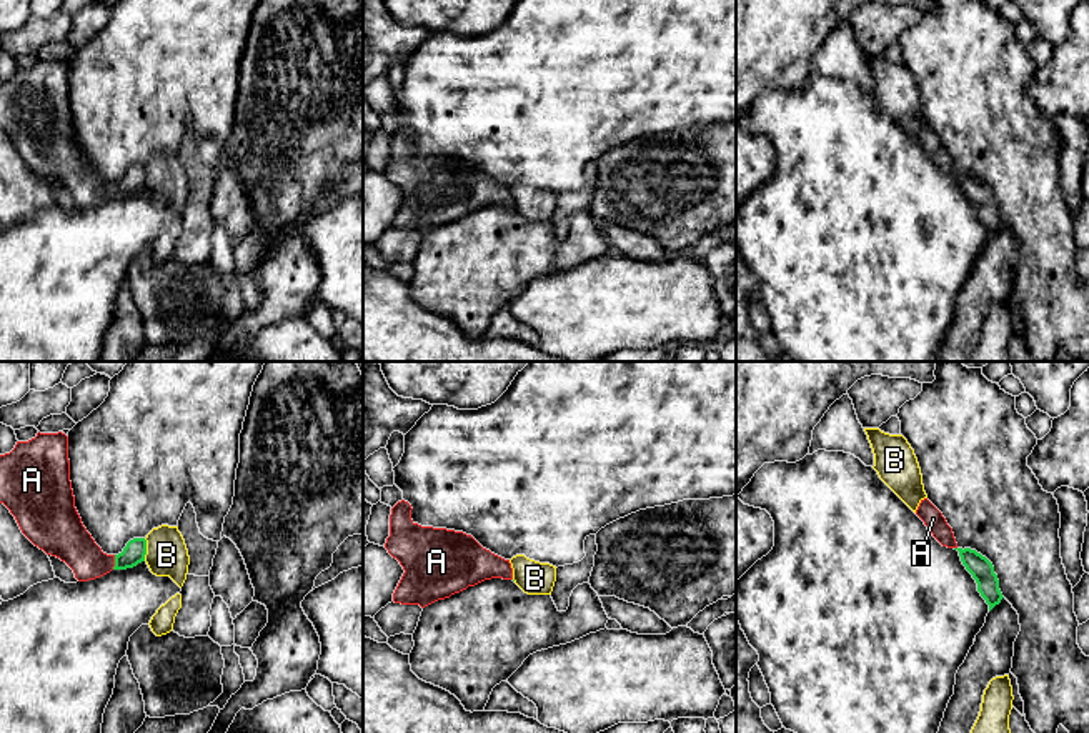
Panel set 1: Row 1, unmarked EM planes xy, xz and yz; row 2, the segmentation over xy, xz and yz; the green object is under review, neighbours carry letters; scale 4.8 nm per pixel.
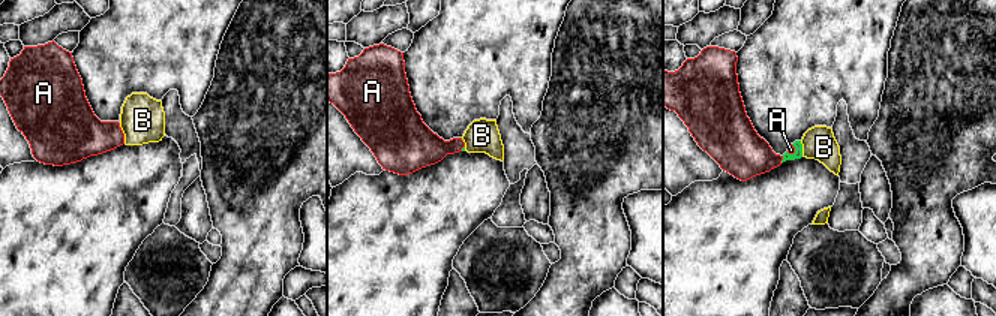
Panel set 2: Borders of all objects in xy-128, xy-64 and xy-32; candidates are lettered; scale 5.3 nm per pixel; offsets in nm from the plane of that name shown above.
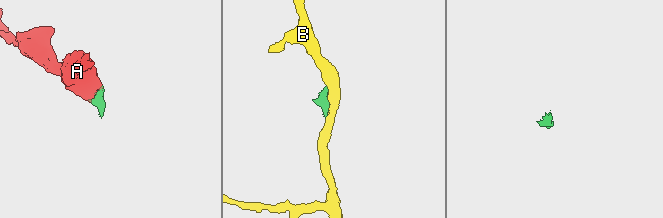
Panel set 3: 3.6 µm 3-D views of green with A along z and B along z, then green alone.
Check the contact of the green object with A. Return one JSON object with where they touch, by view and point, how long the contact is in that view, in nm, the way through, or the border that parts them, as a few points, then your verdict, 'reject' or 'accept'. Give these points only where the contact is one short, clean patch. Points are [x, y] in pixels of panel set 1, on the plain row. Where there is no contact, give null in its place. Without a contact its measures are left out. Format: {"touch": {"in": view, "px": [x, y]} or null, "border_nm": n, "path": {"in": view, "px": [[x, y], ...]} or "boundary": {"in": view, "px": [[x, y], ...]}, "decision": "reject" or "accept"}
{"touch": {"in": "xy", "px": [115, 189]}, "border_nm": 70, "path": {"in": "xy", "px": [[135, 177], [127, 185], [115, 189], [90, 189], [69, 167]]}, "decision": "accept"}

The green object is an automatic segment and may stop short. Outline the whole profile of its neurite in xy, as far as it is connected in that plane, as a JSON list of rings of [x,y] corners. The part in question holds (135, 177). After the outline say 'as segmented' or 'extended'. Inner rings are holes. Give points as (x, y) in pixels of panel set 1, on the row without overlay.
[[[38,58],[35,65],[17,68],[10,80],[0,82],[0,130],[15,143],[22,160],[47,182],[65,188],[78,208],[95,207],[112,197],[127,197],[145,188],[145,165],[133,165],[122,180],[107,182],[83,153],[70,108],[68,63],[62,58]]]; extended

